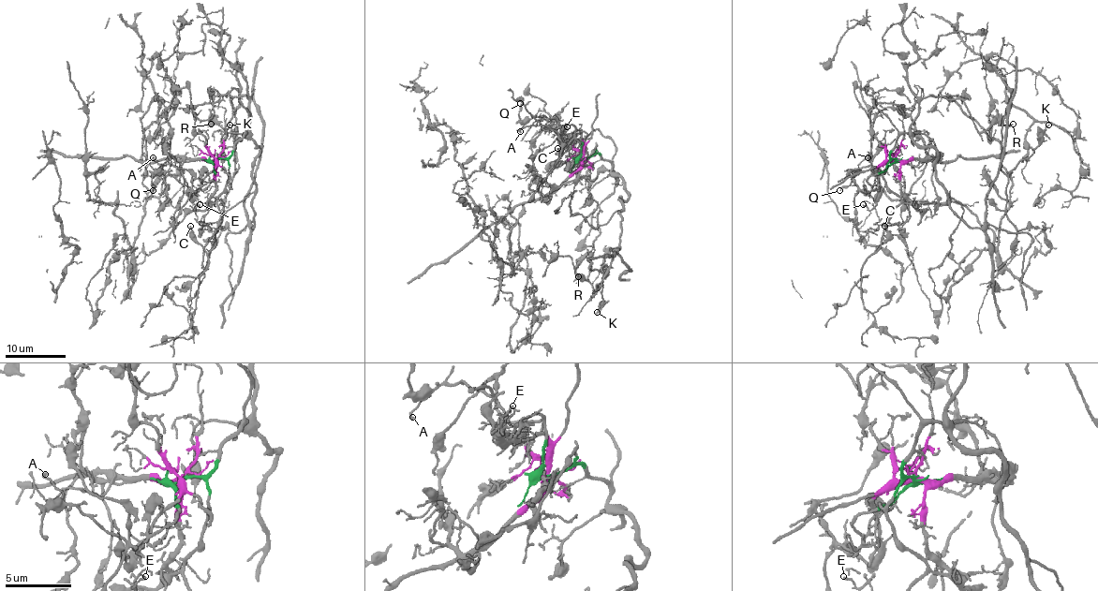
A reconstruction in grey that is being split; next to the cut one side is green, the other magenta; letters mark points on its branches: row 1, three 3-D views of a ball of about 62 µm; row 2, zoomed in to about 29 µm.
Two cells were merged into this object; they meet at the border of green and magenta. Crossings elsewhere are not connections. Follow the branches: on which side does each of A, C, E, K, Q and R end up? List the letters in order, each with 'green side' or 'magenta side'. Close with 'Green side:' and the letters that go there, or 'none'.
A: green side
C: green side
E: magenta side
K: green side
Q: green side
R: green side
Green side: A, C, K, Q, R

